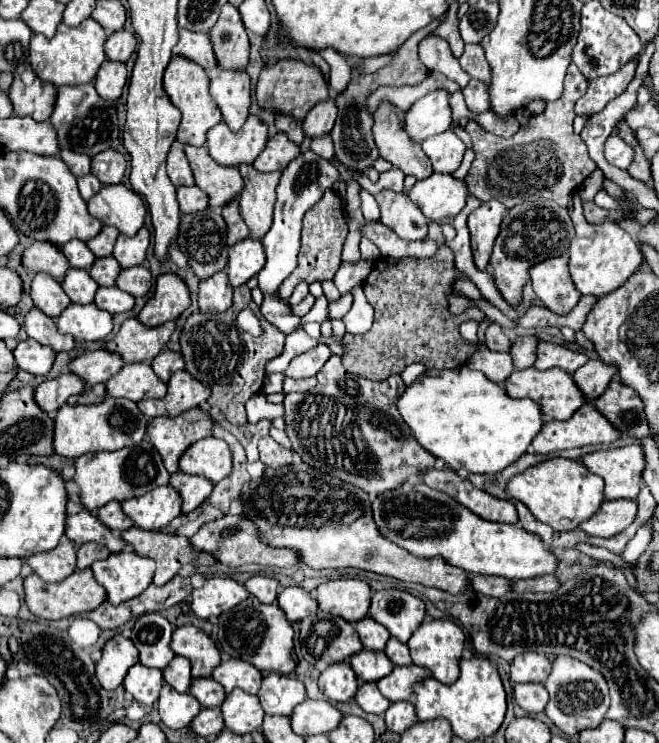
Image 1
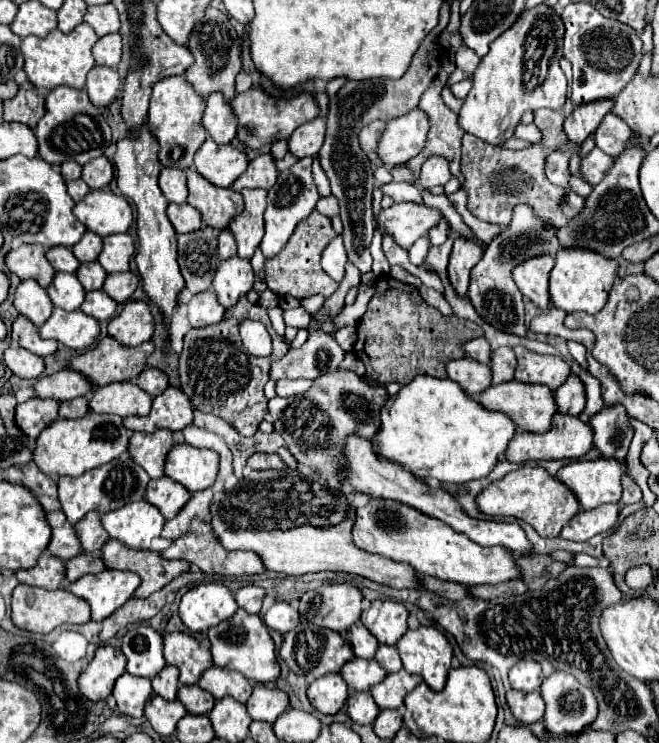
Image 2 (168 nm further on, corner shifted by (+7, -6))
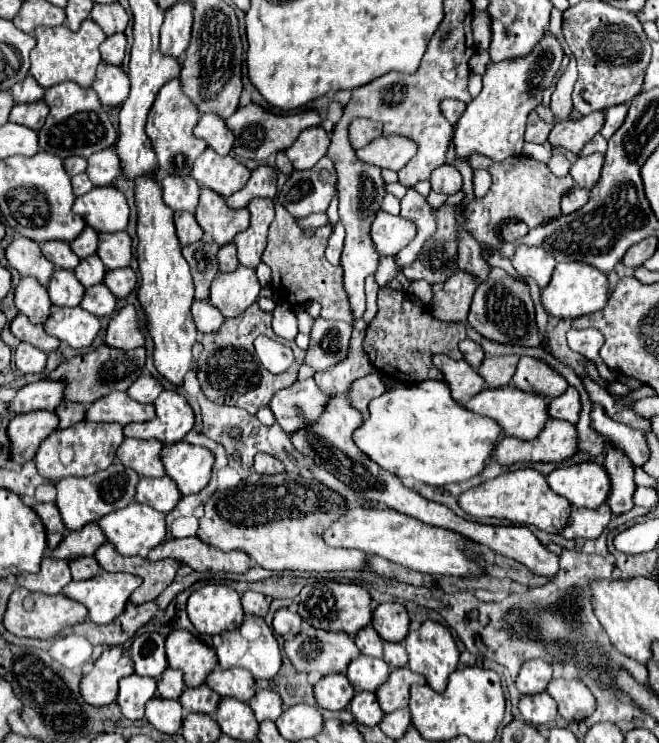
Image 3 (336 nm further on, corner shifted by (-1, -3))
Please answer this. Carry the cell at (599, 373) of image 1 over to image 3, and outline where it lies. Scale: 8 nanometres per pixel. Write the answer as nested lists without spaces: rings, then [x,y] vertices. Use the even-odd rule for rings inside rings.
[[[568,388],[562,396],[548,402],[550,418],[558,418],[558,420],[566,420],[570,424],[576,424],[578,414],[580,414],[580,400],[578,400],[576,388]]]

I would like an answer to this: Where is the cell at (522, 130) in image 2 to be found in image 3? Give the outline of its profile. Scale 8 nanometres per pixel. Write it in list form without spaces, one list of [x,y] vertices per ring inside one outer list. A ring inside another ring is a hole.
[[[596,134],[580,152],[580,156],[588,156],[588,154],[594,154],[594,152],[606,152],[606,140],[602,138],[602,134]]]

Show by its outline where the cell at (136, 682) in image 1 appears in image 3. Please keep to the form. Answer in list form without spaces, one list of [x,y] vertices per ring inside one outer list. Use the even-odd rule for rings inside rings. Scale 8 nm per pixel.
[[[132,674],[120,680],[120,692],[116,702],[120,704],[120,710],[128,720],[140,720],[144,716],[144,704],[154,696],[156,680]]]

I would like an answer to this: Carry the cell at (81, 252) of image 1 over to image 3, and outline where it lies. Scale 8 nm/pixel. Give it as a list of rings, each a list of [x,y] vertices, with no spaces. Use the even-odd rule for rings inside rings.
[[[46,242],[40,244],[42,254],[56,266],[56,268],[66,268],[66,270],[74,270],[76,264],[80,262],[80,258],[72,252],[70,244],[66,242]]]

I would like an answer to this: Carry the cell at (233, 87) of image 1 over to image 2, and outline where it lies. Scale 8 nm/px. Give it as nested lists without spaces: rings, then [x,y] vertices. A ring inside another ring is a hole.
[[[214,93],[206,101],[206,111],[202,117],[202,125],[208,129],[210,137],[216,143],[230,143],[236,135],[238,117],[234,115],[230,103],[222,99],[222,95]]]

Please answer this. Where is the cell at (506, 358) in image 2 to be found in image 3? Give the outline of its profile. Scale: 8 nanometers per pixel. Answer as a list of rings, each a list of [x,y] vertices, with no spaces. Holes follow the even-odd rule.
[[[518,356],[484,358],[478,372],[480,372],[480,376],[484,376],[484,382],[488,388],[502,388],[512,382],[516,364],[518,364]]]

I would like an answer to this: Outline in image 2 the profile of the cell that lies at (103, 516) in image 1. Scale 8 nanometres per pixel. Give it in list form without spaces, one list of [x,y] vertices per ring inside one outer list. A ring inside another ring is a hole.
[[[90,511],[90,515],[86,515],[84,519],[78,521],[76,523],[76,533],[78,533],[78,539],[80,539],[86,553],[102,549],[104,543],[108,541],[106,529],[100,523],[100,513],[98,511]]]

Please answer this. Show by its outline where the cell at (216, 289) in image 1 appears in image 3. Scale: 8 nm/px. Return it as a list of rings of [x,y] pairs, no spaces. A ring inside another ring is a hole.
[[[194,300],[190,312],[192,312],[192,318],[194,318],[196,330],[202,332],[202,334],[216,332],[224,322],[224,316],[216,308],[212,308],[212,304],[206,302],[206,300]]]

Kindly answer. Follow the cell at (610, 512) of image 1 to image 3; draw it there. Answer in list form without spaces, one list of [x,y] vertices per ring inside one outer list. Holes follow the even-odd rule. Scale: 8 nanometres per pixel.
[[[602,504],[594,510],[588,510],[588,508],[572,508],[570,512],[570,520],[562,532],[564,538],[598,538],[608,522],[612,518],[612,512],[610,512],[610,506],[608,504]]]

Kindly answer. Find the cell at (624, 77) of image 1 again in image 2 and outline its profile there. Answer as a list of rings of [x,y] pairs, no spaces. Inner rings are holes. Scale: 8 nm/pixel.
[[[602,99],[602,103],[586,103],[586,107],[574,107],[574,111],[564,121],[564,133],[570,141],[582,143],[590,133],[596,131],[602,117],[612,111],[614,103],[610,99]]]

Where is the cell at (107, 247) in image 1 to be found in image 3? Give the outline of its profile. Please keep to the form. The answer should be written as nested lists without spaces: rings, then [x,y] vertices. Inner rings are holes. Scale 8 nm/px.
[[[86,226],[86,228],[82,230],[82,234],[70,244],[70,248],[72,248],[72,252],[74,252],[76,256],[88,258],[88,256],[96,254],[96,244],[98,244],[98,232],[96,232],[94,228]]]

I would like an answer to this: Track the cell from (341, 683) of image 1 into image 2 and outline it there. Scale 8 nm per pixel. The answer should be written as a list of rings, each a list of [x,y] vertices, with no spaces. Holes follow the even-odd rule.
[[[324,675],[322,679],[316,679],[308,687],[308,699],[310,703],[324,715],[334,715],[338,713],[346,699],[348,699],[348,687],[342,675]]]

